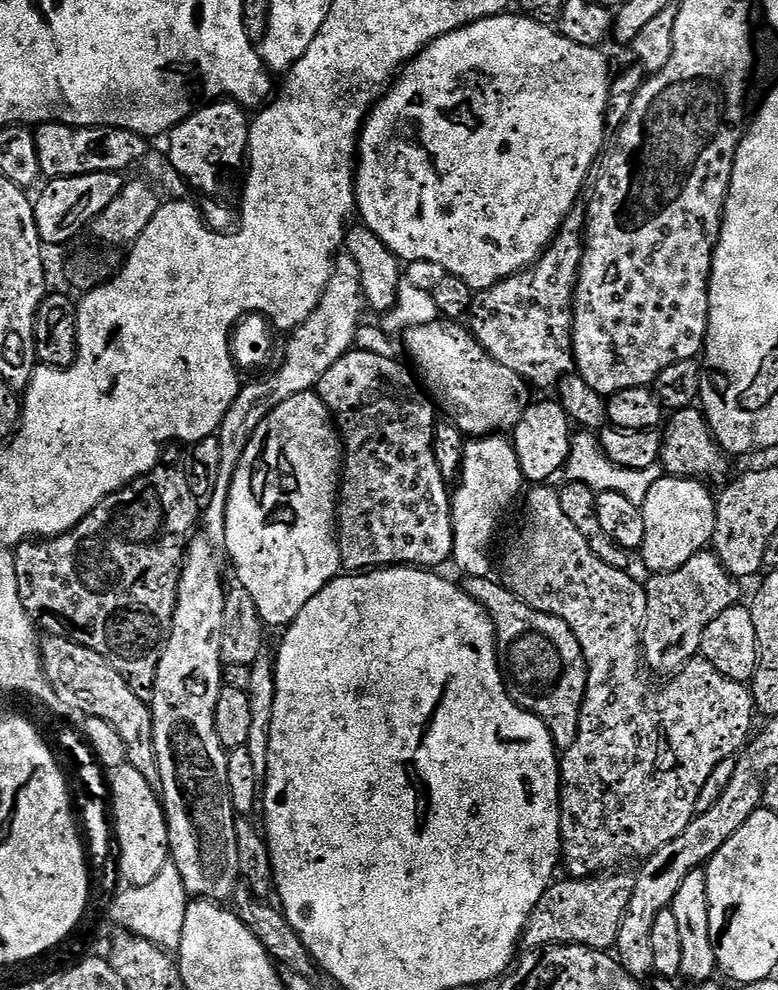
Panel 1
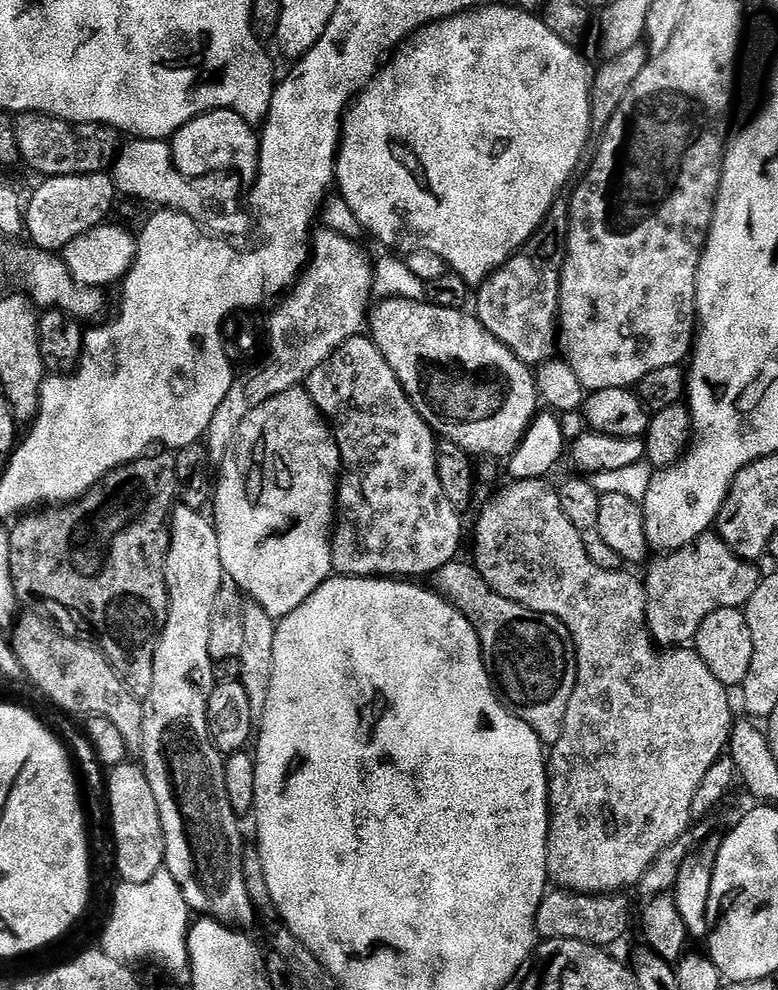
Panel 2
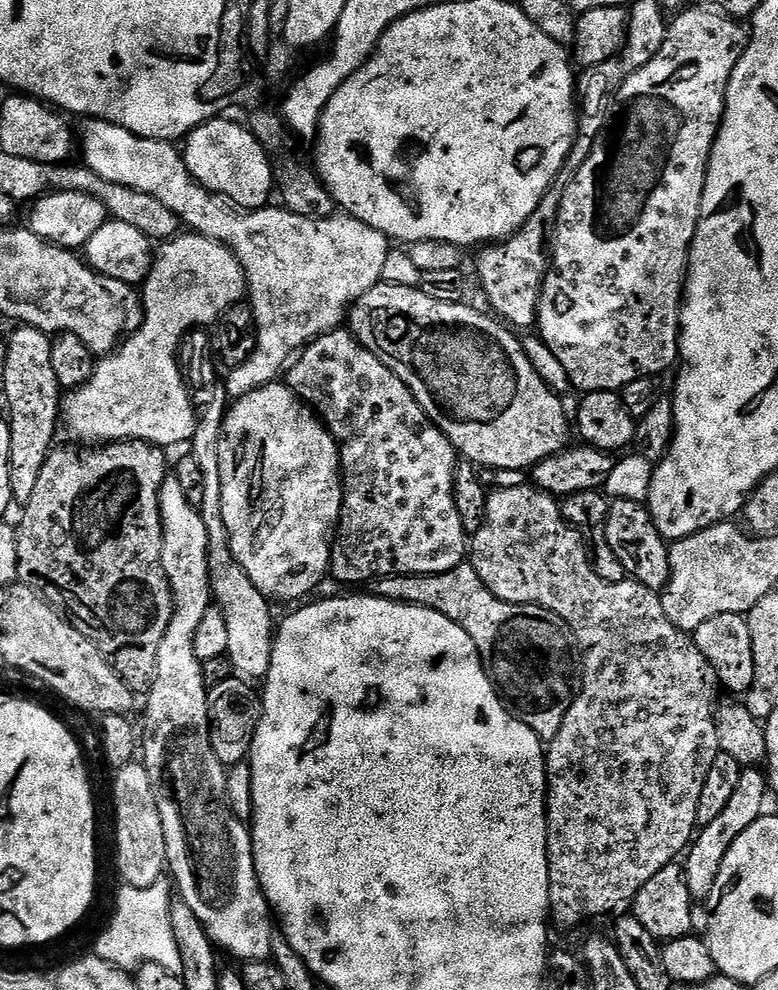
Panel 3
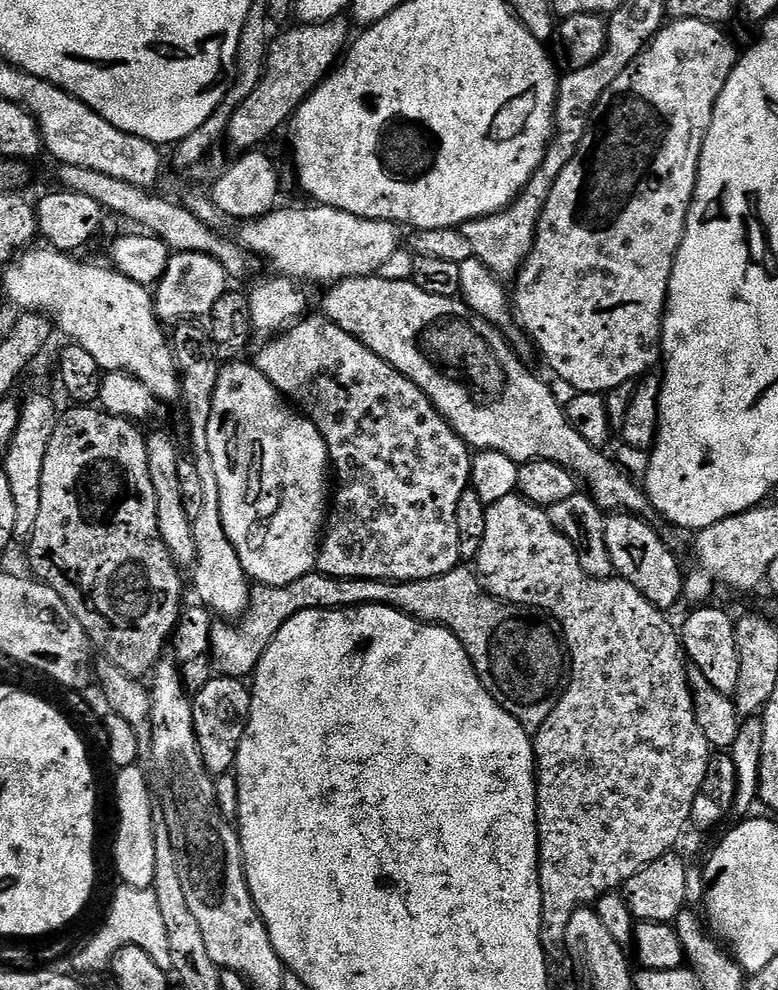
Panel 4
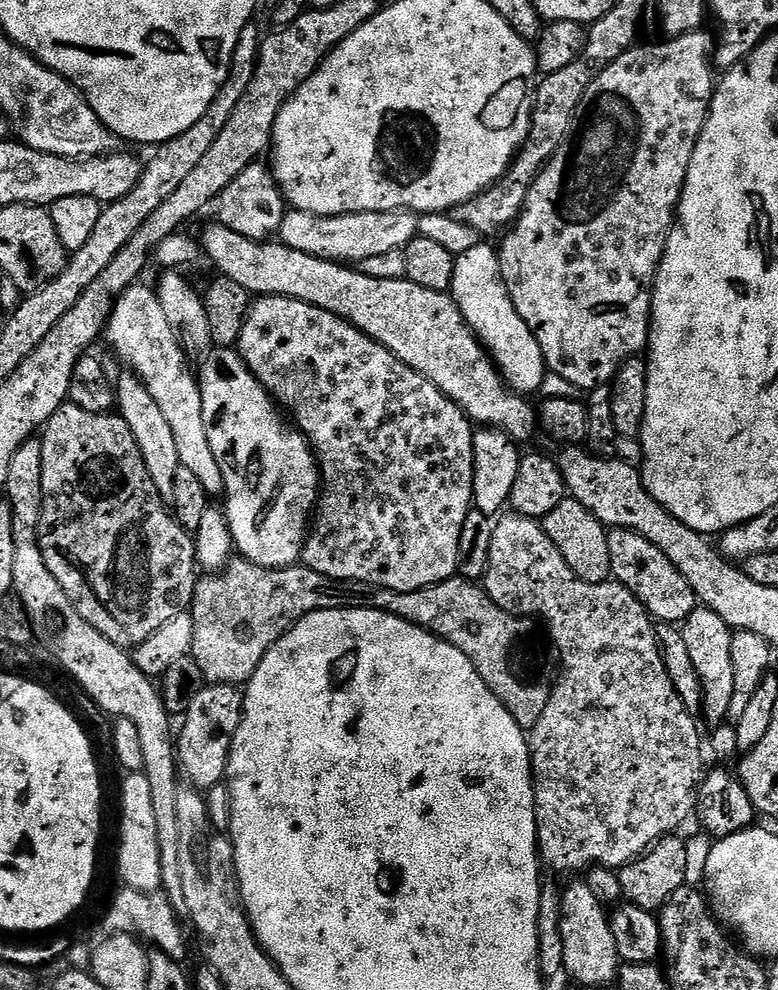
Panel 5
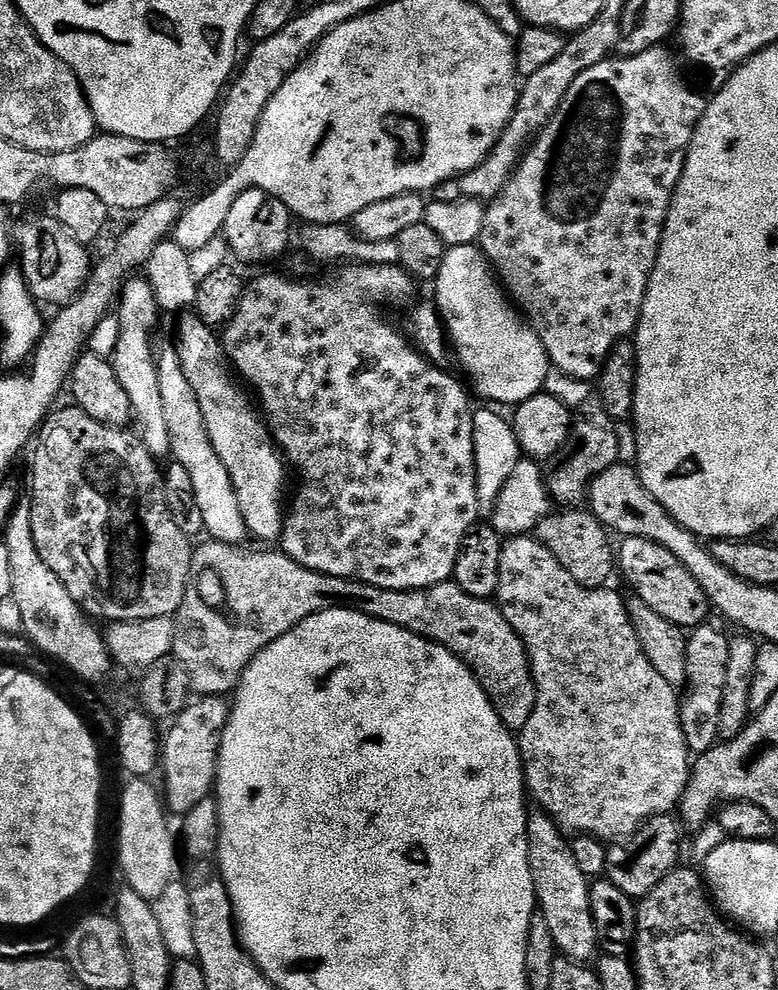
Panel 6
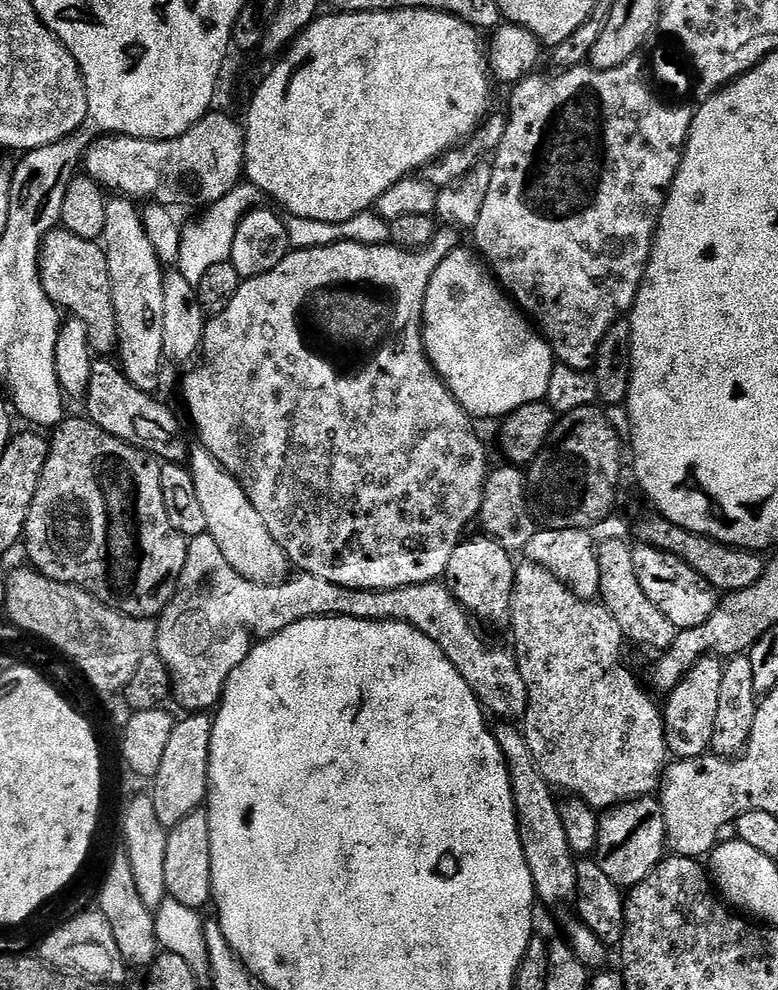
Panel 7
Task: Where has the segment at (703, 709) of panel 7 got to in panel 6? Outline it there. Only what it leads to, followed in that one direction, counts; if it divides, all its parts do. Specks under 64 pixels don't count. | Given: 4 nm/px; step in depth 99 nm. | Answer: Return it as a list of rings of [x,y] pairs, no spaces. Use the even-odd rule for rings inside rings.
[[[705,622],[699,628],[691,629],[686,646],[686,678],[687,684],[682,689],[680,702],[680,721],[682,734],[686,734],[686,746],[689,753],[703,754],[716,747],[720,740],[720,727],[718,717],[722,715],[722,690],[726,690],[726,662],[730,662],[729,637],[723,636],[716,628],[711,628],[711,623]]]

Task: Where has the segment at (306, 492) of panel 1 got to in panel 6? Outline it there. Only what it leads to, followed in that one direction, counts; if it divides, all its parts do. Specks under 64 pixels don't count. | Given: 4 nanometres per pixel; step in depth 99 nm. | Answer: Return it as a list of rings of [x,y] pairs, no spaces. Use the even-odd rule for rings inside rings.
[[[184,314],[179,319],[180,337],[175,337],[174,343],[182,374],[186,374],[191,388],[194,389],[194,398],[198,398],[198,406],[202,406],[202,418],[210,434],[210,442],[222,466],[226,466],[230,474],[230,482],[236,491],[244,523],[248,525],[249,533],[253,537],[279,541],[284,530],[286,512],[286,461],[277,448],[272,433],[268,431],[268,425],[262,419],[257,405],[253,401],[252,405],[248,401],[249,393],[236,385],[237,377],[230,367],[221,337],[195,314]]]

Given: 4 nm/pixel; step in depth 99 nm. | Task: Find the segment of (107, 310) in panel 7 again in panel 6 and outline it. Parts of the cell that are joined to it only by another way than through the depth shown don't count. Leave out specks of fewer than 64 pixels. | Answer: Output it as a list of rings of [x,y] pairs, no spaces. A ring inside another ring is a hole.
[[[55,215],[36,216],[33,220],[24,220],[20,225],[18,223],[14,228],[14,244],[18,249],[20,247],[20,262],[18,268],[24,273],[25,282],[32,293],[35,301],[41,305],[56,304],[63,306],[79,296],[80,291],[84,289],[88,282],[88,277],[92,274],[94,267],[93,257],[88,257],[89,249],[85,245],[77,242],[66,229],[56,221]]]

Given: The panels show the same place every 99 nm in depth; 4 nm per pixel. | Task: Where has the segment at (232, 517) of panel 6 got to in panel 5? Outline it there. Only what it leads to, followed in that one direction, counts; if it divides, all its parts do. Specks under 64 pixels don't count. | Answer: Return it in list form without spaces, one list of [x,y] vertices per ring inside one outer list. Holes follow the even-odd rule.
[[[137,282],[125,292],[115,297],[112,306],[112,315],[108,317],[106,329],[106,340],[116,351],[116,356],[124,364],[129,364],[131,371],[143,382],[146,390],[150,390],[150,398],[158,402],[158,410],[162,410],[162,415],[166,417],[166,422],[170,426],[171,433],[174,434],[174,443],[178,446],[178,458],[180,466],[192,470],[194,475],[201,482],[201,486],[209,497],[219,497],[224,491],[224,479],[222,470],[218,470],[218,462],[214,462],[214,453],[210,451],[210,442],[206,442],[206,426],[202,426],[202,394],[197,377],[188,369],[189,357],[184,351],[177,331],[166,322],[165,311],[159,302],[157,293],[150,287],[143,288],[143,283]]]

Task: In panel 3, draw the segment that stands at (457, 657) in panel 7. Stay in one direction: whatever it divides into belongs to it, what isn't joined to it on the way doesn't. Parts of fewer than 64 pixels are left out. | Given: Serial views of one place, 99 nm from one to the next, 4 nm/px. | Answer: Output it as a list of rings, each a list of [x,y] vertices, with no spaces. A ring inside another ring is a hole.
[[[468,562],[442,574],[381,576],[379,580],[371,581],[370,592],[371,595],[394,602],[438,610],[438,614],[446,614],[450,622],[458,622],[458,626],[462,626],[462,630],[470,634],[480,655],[480,661],[484,664],[485,674],[490,677],[492,685],[510,705],[512,715],[517,716],[526,726],[530,726],[530,730],[538,733],[541,741],[551,742],[555,738],[578,691],[578,648],[574,643],[570,626],[566,626],[561,616],[537,604],[511,604],[499,600],[485,586],[482,578],[478,578],[478,574]]]

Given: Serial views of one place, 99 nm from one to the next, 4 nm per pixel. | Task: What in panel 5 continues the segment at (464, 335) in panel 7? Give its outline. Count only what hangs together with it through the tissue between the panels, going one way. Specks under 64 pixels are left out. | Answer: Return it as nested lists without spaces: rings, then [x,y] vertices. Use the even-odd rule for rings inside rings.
[[[477,242],[471,250],[466,250],[466,254],[456,257],[450,295],[470,330],[496,361],[504,383],[514,392],[536,394],[546,373],[542,346],[538,346],[538,338],[534,338],[530,326],[522,322],[522,314],[514,310],[514,302],[510,302],[510,294],[502,278],[499,251],[488,244],[491,243]]]

